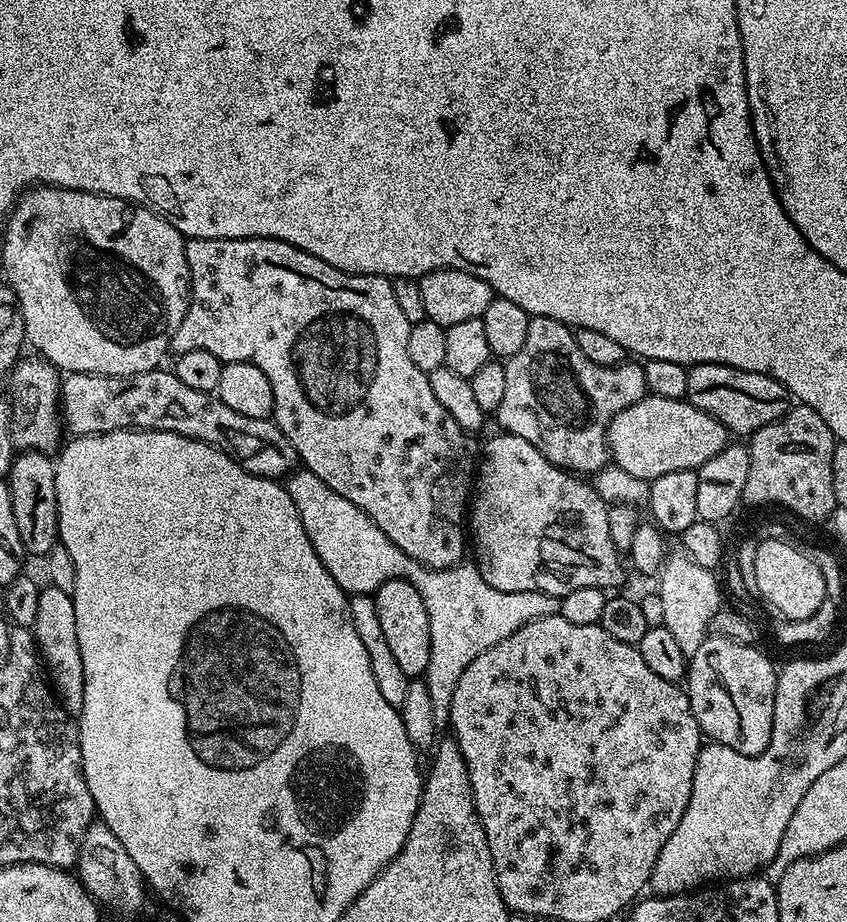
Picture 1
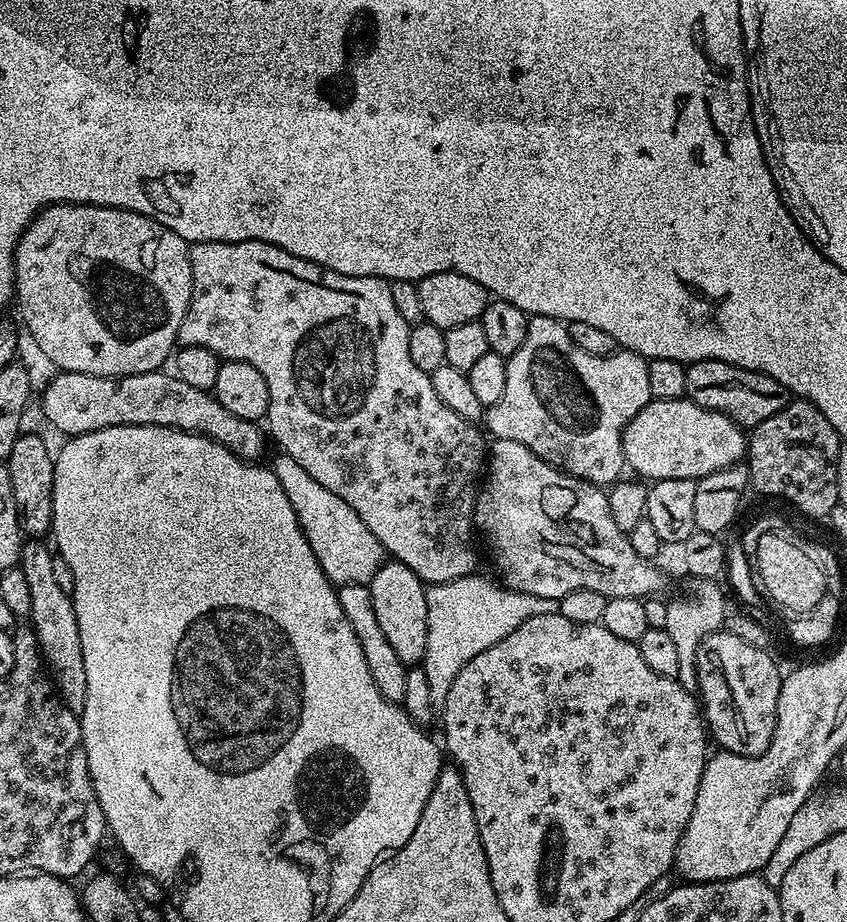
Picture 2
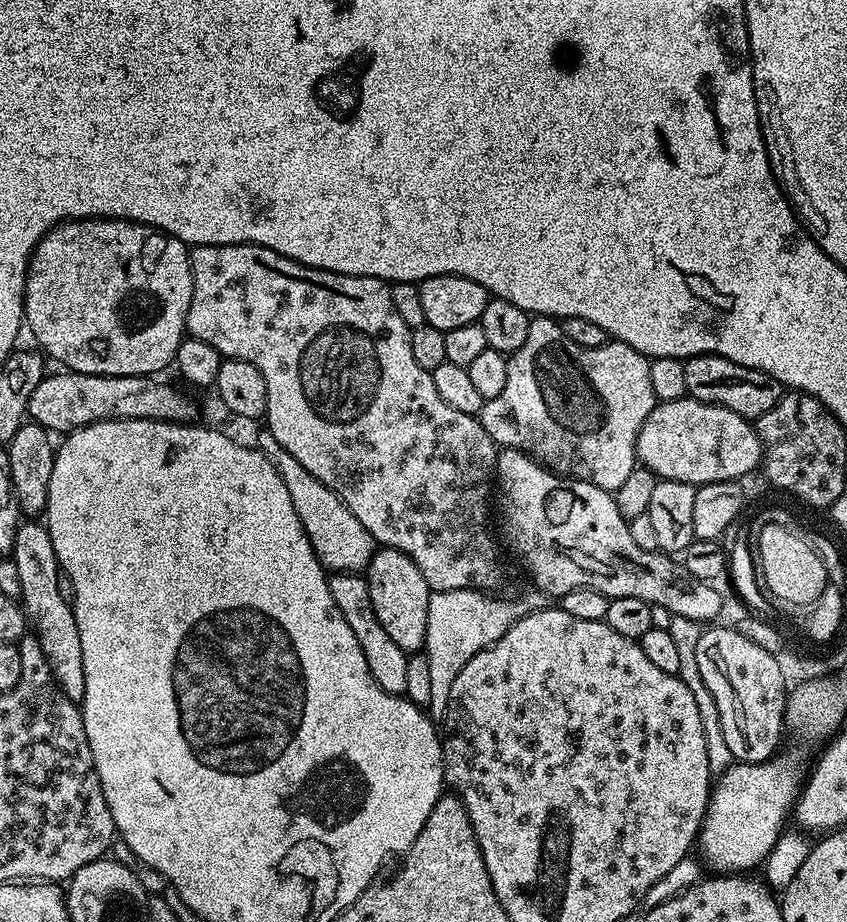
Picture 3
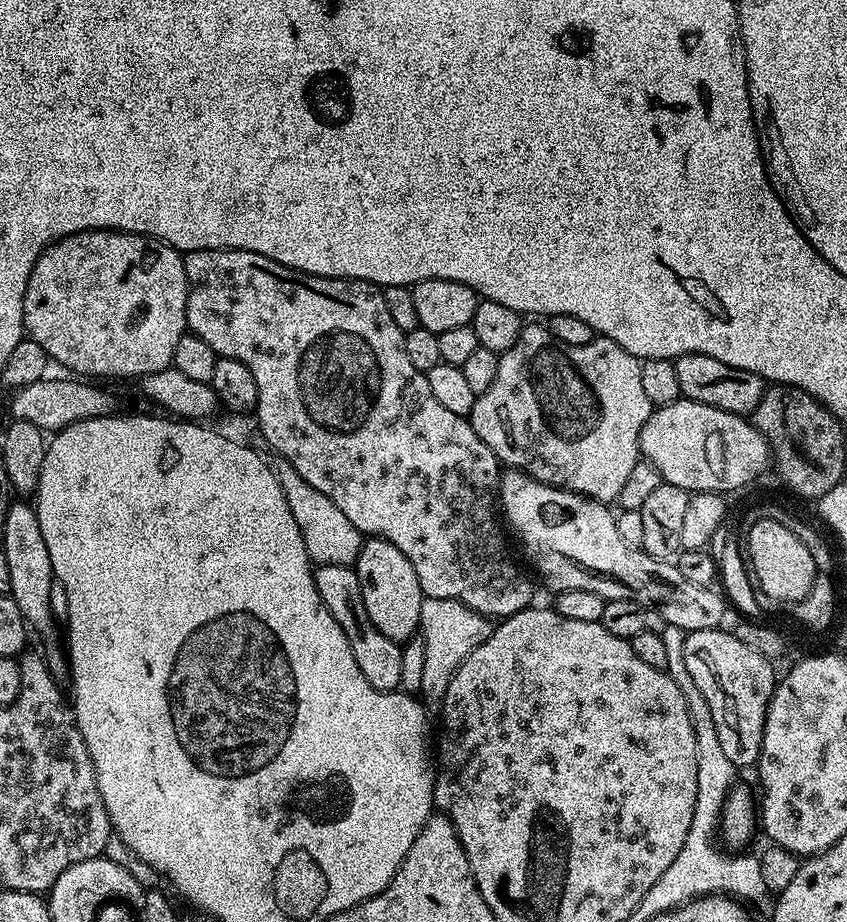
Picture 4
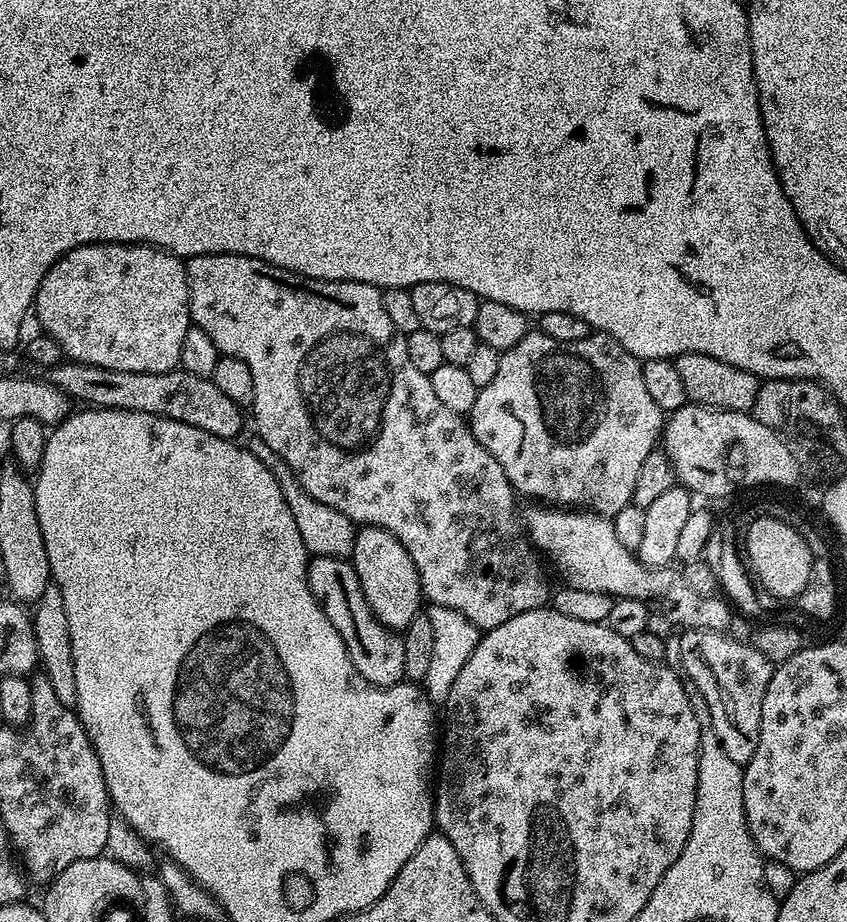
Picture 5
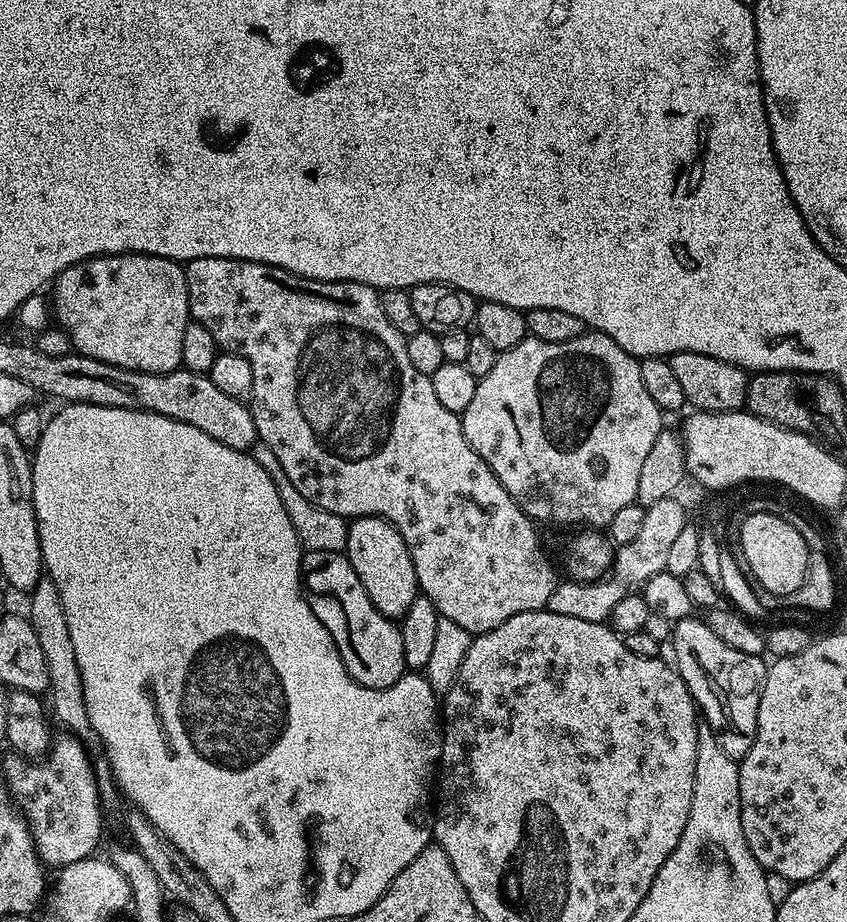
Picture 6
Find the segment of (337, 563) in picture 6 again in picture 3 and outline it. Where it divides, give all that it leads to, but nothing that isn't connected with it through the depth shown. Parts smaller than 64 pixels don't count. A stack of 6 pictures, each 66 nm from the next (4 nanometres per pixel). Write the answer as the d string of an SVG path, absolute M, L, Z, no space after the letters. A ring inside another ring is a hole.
M350 572L332 574L327 579L330 594L334 598L338 610L342 610L342 618L346 618L346 622L350 622L350 630L354 630L354 638L358 638L358 646L362 648L362 654L366 654L366 666L378 682L378 686L382 686L382 690L393 694L406 693L406 666L409 653L401 650L390 639L390 634L386 634L386 630L382 630L382 622L378 622L378 618L374 614L374 606L370 602L367 579L363 575Z

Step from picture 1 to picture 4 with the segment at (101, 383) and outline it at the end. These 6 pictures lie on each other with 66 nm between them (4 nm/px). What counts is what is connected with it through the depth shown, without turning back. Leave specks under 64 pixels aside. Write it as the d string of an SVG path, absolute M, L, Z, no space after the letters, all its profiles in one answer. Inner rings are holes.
M45 378L34 382L33 384L25 384L23 388L15 393L16 396L12 400L12 416L34 422L34 426L43 428L45 433L55 434L62 428L68 428L71 424L76 424L80 420L93 420L99 416L110 416L117 411L116 400L104 388L99 388L99 383L89 382L84 378L68 378L72 380L51 380Z

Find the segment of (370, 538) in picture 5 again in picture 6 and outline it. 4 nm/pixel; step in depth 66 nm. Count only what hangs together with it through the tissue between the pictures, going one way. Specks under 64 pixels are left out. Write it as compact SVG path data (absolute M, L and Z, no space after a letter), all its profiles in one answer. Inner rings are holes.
M380 516L355 517L348 526L346 555L377 610L394 621L403 618L418 594L418 585L410 550L396 527Z

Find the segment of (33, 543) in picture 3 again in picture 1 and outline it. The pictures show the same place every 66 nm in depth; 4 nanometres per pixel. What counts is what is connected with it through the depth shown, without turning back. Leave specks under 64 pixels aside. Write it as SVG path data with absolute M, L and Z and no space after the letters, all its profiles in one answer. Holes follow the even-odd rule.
M53 586L41 587L38 598L38 618L34 625L36 647L42 667L57 700L72 717L79 717L84 705L84 671L82 650L78 646L78 626L74 623L74 602L71 595Z

